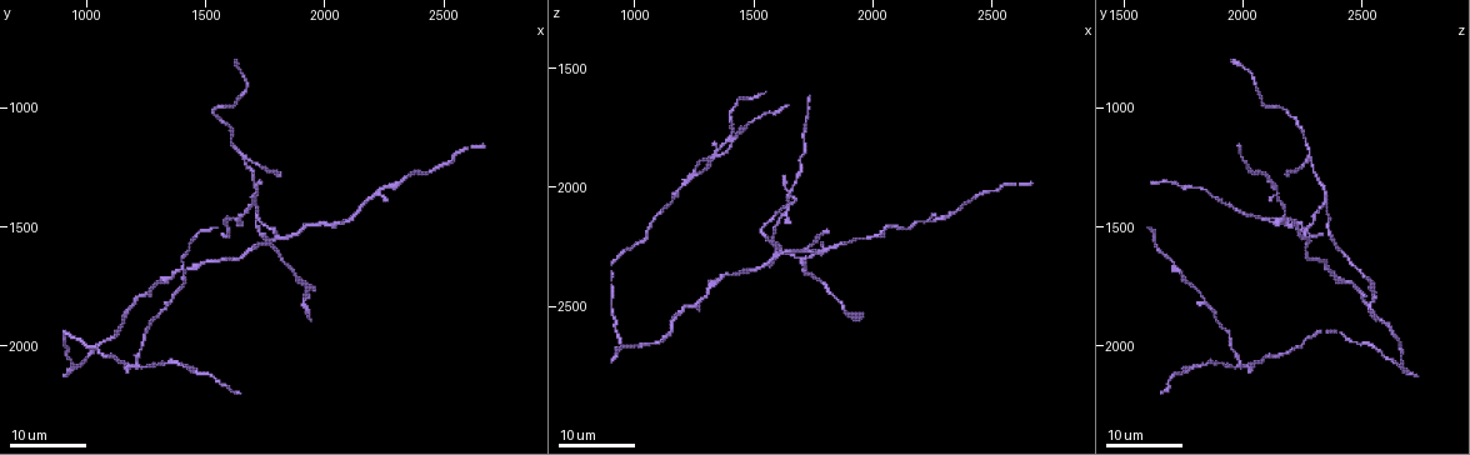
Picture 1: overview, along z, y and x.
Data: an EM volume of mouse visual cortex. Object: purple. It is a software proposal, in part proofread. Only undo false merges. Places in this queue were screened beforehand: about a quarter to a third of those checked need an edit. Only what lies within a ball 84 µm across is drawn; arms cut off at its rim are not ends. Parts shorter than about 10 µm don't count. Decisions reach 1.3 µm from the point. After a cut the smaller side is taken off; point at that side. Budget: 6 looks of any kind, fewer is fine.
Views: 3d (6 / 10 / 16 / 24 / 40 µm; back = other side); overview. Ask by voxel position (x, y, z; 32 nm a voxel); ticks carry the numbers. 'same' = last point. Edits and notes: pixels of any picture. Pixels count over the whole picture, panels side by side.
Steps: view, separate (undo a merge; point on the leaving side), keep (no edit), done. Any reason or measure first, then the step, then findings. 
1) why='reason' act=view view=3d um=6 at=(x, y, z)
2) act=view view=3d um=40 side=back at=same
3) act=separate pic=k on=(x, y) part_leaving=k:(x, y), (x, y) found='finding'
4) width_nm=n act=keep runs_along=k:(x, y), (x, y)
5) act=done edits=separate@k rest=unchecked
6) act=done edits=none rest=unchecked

why='thick turns thin' act=view view=3d um=24 at=(2330, 1310, 2120)

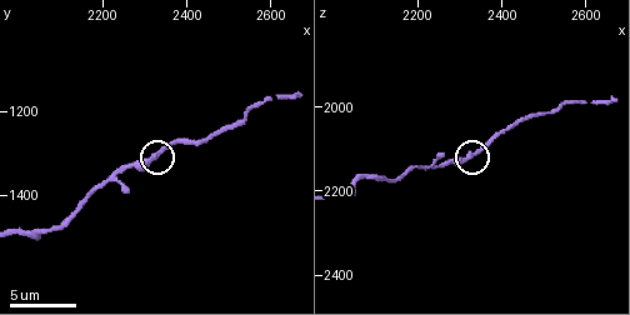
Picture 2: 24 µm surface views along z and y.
why='closer look' act=view view=3d um=6 at=(2315, 1315, 2130)

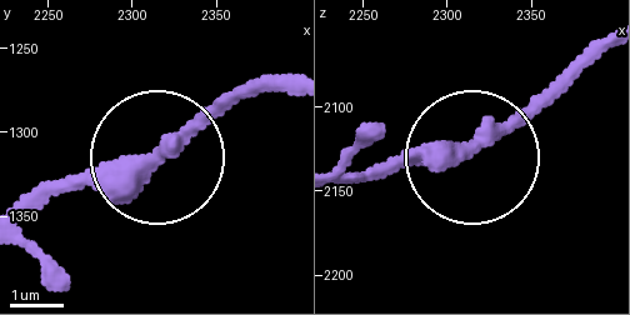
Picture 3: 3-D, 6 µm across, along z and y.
width_nm=360 act=keep runs_along=3:(31, 210), (179, 148), (255, 76) found='continuous, no second neuron'

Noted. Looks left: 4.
why='four or more arms meet' act=view view=3d um=16 at=(1800, 1550, 2260)

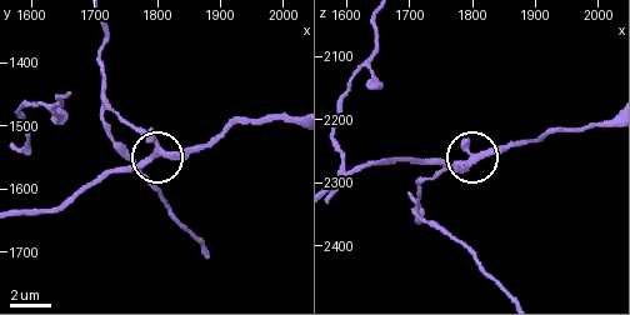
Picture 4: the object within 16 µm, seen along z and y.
act=view view=3d um=6 at=(1805, 1540, 2255)

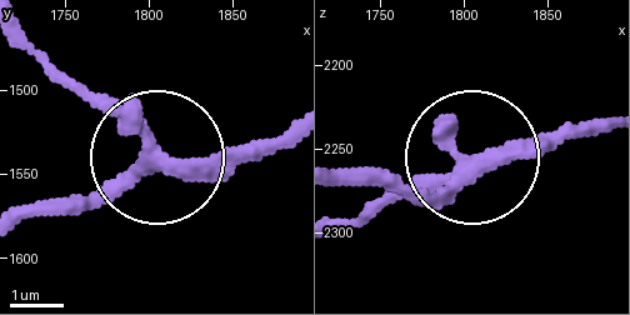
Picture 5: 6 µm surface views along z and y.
width_nm=290 act=keep found='one neuron here'

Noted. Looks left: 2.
why='calibre changes' act=view view=3d um=16 at=(1300, 1730, 2450)

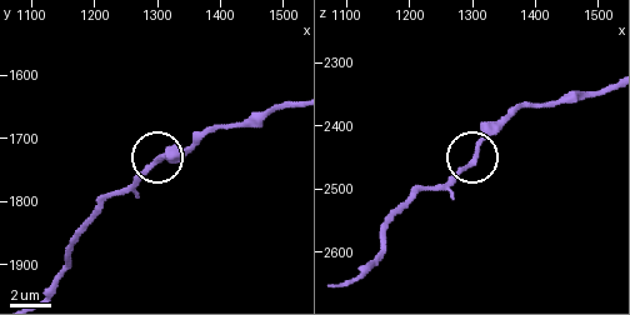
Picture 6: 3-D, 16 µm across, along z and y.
why='zoom in' act=view view=3d um=10 at=(1305, 1730, 2450)

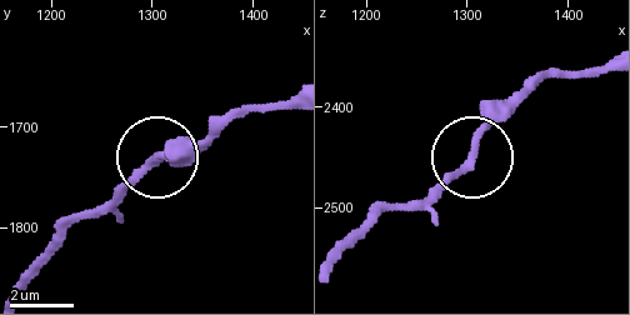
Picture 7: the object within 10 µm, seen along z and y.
act=keep runs_along=7:(21, 284), (68, 228), (100, 211), (156, 155), (201, 146) found='one neuron here'

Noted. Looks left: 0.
act=done edits=none rest=unchecked

